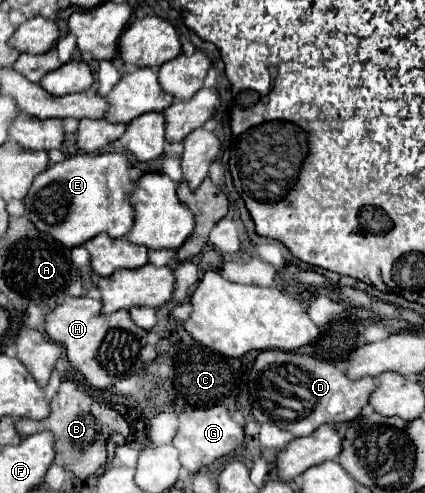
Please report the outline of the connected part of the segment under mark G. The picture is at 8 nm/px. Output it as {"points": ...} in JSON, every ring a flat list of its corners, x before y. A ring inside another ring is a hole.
{"points":[[212,406,208,410,200,410,200,408,184,410,178,416,178,424,180,426,178,426,178,432,176,432,172,444,180,450,180,462,190,474,200,472,202,468,210,466,214,460,230,454,236,446,240,446,244,442,244,428,230,418,230,414,224,406]]}

